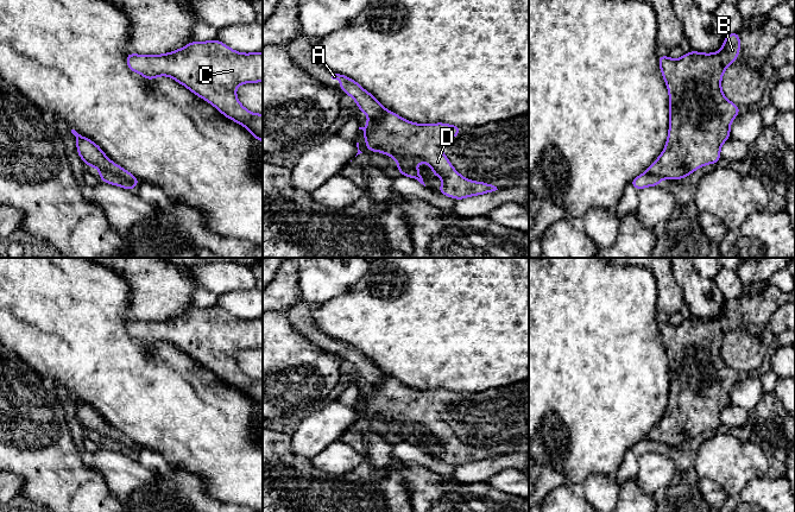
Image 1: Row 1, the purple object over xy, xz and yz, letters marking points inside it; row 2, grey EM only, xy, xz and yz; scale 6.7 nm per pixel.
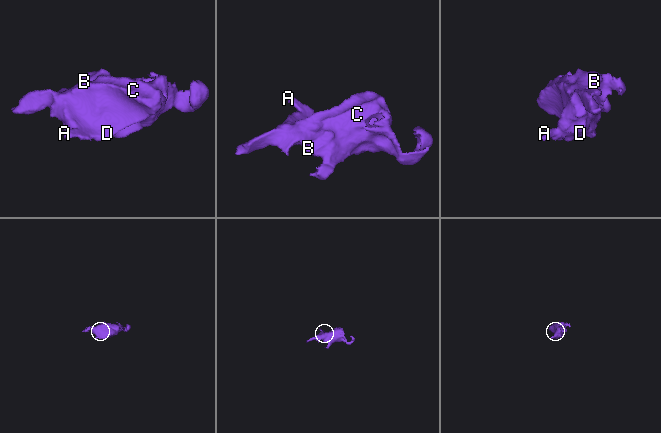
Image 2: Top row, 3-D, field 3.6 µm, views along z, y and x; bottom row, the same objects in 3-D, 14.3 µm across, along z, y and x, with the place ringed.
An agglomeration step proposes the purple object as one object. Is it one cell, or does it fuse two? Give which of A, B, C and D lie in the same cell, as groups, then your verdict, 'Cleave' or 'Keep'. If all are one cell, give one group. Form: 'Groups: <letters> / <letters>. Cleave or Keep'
Groups: A / B C D. Cleave

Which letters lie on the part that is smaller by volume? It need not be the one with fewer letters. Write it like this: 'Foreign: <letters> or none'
Foreign: A

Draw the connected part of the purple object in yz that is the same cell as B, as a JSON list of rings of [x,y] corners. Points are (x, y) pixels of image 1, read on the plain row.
[[[726,299],[718,318],[690,317],[679,325],[658,322],[658,330],[669,359],[669,398],[664,416],[648,434],[655,442],[677,447],[706,430],[717,431],[721,411],[731,404],[730,392],[742,375],[721,356],[724,337],[736,328],[740,317],[740,301]]]

